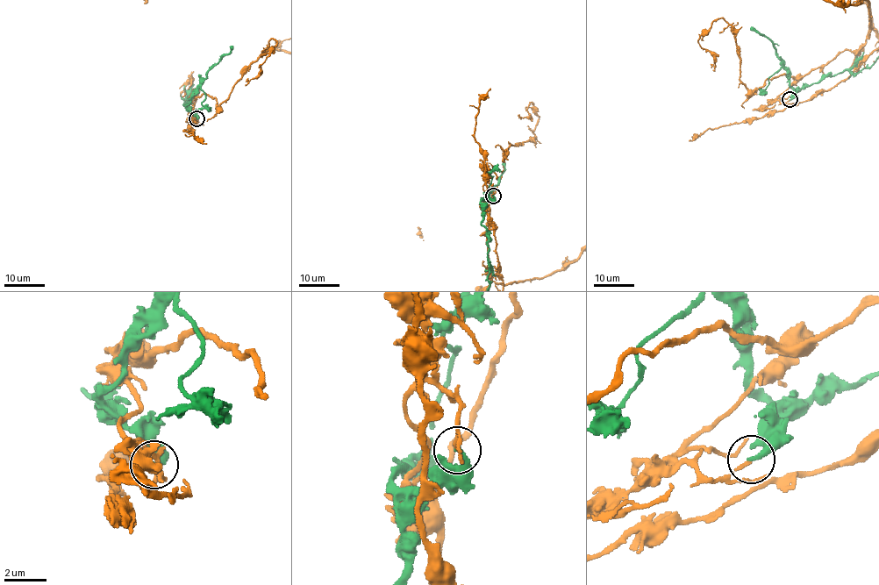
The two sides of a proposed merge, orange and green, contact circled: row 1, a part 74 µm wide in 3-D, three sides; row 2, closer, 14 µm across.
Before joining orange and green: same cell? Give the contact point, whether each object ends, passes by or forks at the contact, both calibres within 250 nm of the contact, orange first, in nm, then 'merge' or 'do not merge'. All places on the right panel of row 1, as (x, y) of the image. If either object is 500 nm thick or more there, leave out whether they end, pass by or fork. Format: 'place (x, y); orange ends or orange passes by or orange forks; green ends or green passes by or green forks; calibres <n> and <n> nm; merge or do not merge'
place (789, 99); orange ends; green ends; calibres 160 and 280 nm; do not merge

